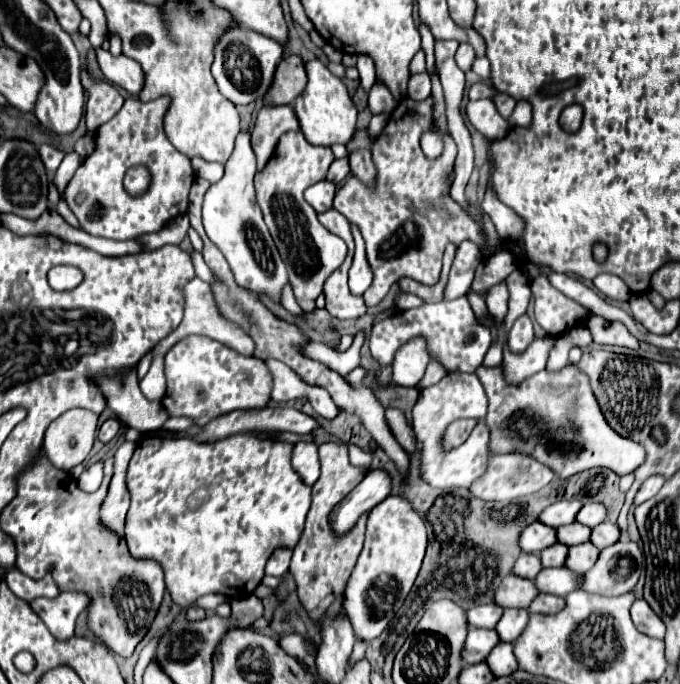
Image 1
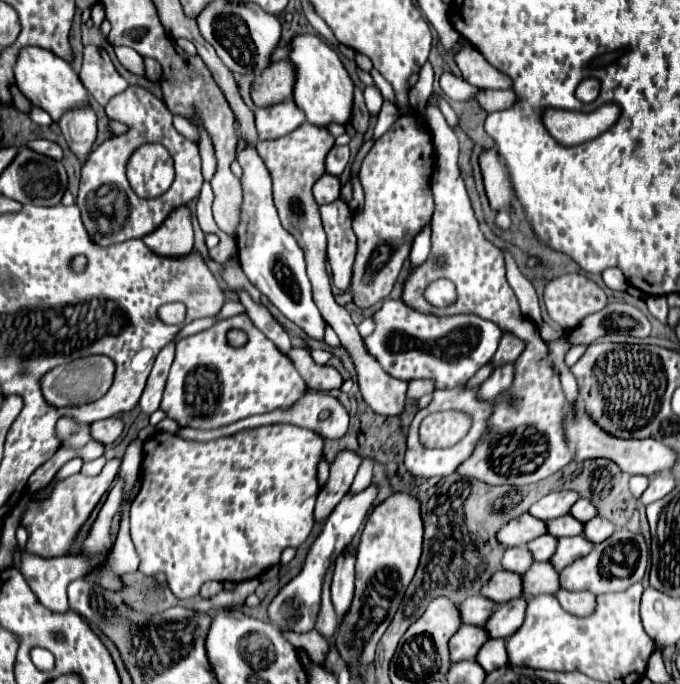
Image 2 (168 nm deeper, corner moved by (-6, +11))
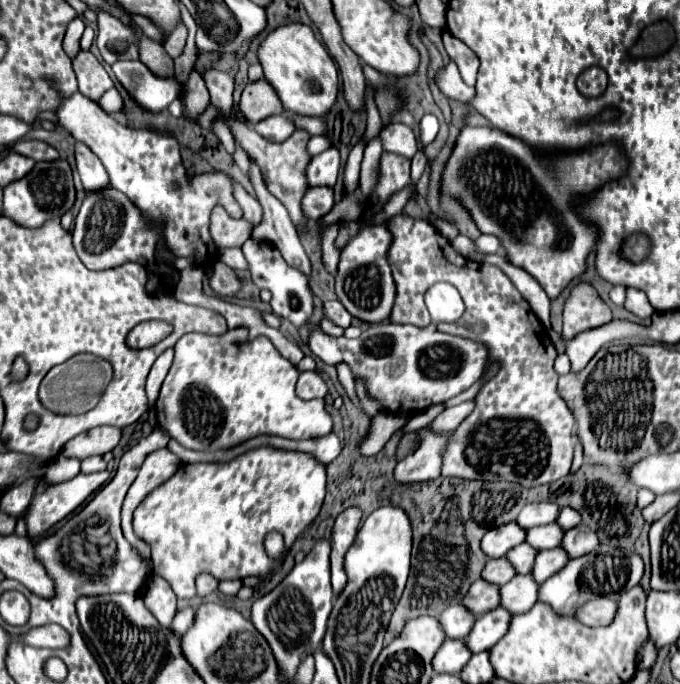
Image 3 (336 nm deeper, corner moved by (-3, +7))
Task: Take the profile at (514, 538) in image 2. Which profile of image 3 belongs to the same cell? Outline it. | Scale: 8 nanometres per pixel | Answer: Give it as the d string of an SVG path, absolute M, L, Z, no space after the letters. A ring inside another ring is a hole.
M509 522L503 526L489 528L481 540L481 548L489 558L501 558L511 548L523 544L525 536L527 536L525 528L521 528L517 522Z

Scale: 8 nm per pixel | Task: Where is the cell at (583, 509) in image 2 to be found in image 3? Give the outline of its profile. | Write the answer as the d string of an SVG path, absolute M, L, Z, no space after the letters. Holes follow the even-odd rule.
M561 508L557 522L559 522L561 528L569 530L569 528L575 528L575 526L581 524L581 516L579 516L579 512L573 510L573 508Z

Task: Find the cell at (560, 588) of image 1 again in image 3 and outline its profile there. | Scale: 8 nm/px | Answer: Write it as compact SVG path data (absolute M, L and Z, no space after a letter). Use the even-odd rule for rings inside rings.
M517 574L513 580L501 586L501 606L511 614L521 614L533 608L539 600L539 584L533 574Z

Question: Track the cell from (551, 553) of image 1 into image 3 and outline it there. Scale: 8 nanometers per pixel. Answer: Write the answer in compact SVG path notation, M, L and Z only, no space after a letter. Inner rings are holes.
M527 542L519 544L515 550L511 550L507 554L507 558L511 560L511 564L515 564L517 574L529 574L533 570L535 556L537 556L537 550L531 548L531 544L527 544Z

